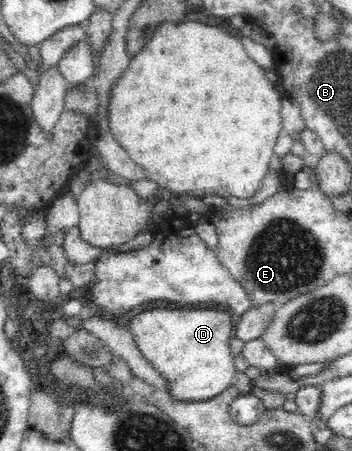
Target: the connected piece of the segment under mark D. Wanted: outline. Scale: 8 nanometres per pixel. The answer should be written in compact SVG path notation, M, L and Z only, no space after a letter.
M197 308L193 311L181 309L153 309L139 312L130 319L129 332L133 335L141 357L150 364L165 379L170 395L181 402L207 401L226 391L233 385L236 369L233 364L234 355L230 349L233 319L227 311L217 311L215 308Z

